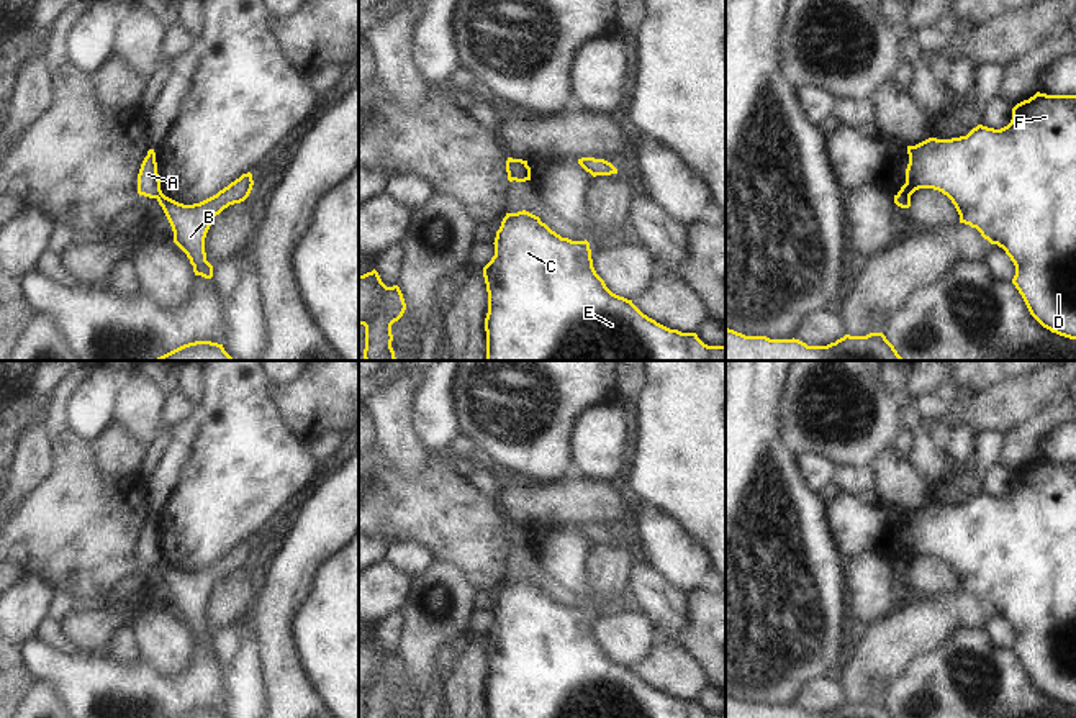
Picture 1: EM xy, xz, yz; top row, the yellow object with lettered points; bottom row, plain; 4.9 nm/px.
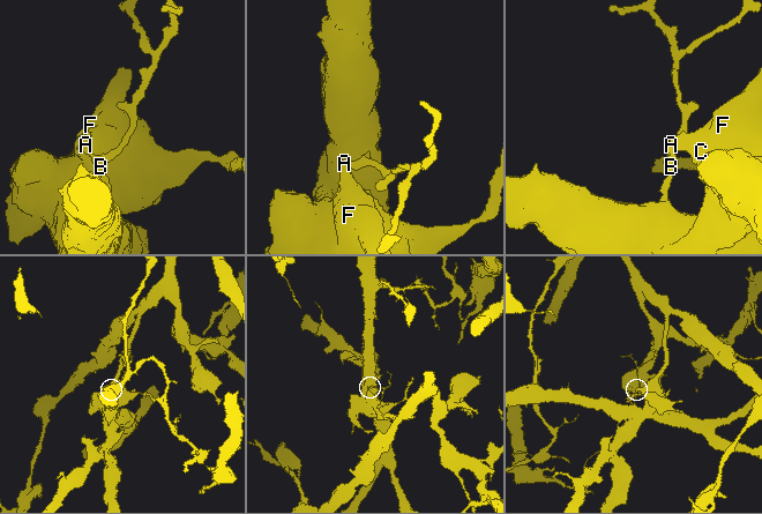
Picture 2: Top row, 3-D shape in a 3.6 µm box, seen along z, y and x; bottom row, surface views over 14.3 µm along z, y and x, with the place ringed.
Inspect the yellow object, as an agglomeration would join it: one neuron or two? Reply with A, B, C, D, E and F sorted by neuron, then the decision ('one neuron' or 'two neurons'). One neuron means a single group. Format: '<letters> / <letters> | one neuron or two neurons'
A C D E F / B | two neurons

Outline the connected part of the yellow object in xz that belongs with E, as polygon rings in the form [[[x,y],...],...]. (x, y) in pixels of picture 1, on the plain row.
[[[526,577],[506,580],[493,611],[495,623],[483,634],[486,718],[726,718],[657,690],[613,661],[593,634],[586,607],[562,605]]]

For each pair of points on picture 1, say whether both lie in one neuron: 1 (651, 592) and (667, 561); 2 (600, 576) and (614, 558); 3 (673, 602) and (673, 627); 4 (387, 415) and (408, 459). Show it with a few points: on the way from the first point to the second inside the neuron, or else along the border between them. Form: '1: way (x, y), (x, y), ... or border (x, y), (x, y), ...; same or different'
1: border (647, 564), (687, 592); different
2: way (605, 571), (610, 563); same
3: way (673, 608), (673, 620); same
4: way (393, 427), (395, 438), (402, 448); same

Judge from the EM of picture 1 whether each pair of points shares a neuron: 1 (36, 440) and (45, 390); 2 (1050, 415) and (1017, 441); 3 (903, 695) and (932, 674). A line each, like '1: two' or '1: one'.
1: one
2: one
3: one

